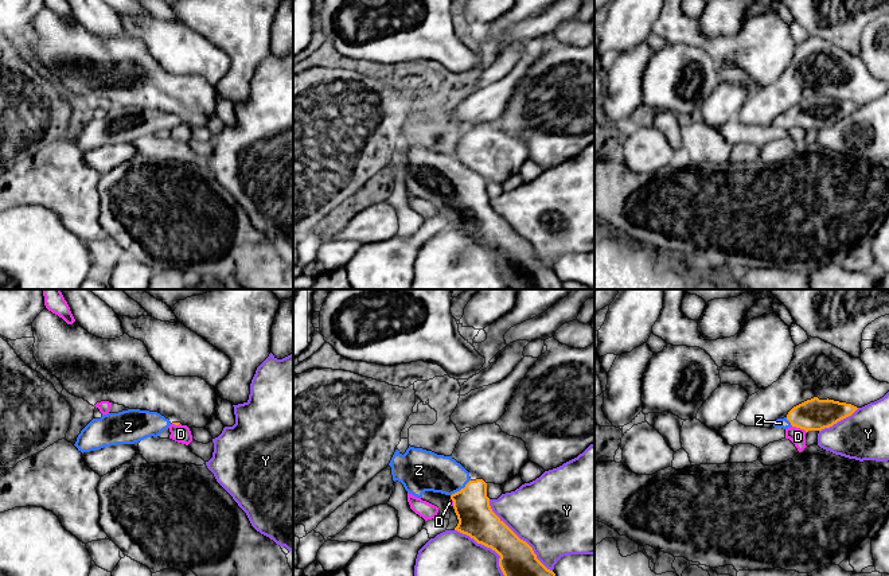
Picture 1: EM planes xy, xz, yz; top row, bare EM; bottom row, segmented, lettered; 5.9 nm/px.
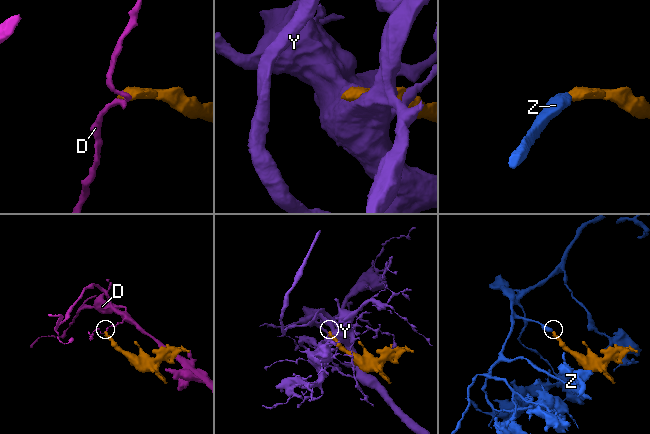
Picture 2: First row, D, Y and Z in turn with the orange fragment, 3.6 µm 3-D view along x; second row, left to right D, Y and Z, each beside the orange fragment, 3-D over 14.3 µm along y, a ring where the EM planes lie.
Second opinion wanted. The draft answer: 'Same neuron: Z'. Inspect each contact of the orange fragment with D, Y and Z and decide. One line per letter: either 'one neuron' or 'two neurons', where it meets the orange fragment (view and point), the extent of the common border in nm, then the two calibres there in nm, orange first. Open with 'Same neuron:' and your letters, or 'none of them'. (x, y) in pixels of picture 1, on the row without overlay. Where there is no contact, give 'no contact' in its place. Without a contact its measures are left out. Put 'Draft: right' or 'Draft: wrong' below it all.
Same neuron: Z
D: two neurons | yz (799, 125) | 100 nm | 190/100 nm
Y: two neurons | xz (518, 236) | 550 nm | 220/460 nm
Z: one neuron | xz (461, 187) | 160 nm | 220/240 nm
Draft: right

